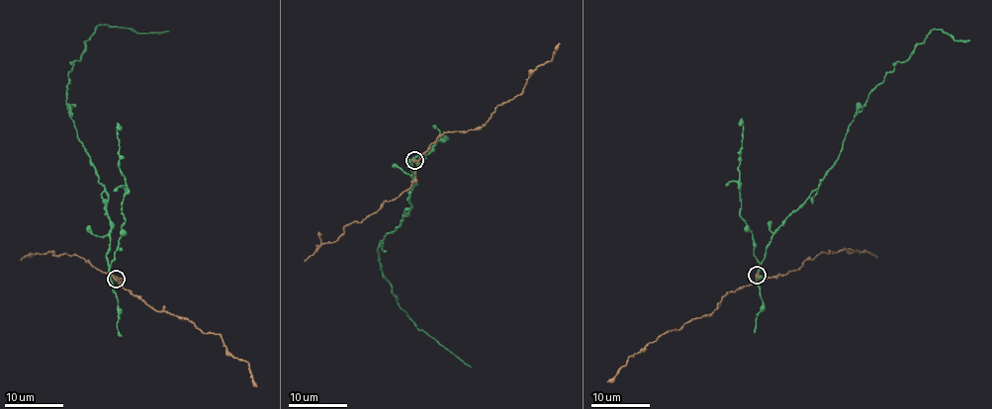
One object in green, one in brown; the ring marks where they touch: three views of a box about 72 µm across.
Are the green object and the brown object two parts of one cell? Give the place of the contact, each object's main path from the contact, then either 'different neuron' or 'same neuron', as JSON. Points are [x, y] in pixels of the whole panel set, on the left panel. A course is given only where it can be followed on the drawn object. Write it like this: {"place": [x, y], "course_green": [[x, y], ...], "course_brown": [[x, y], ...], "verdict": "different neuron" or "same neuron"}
{"place": [116, 279], "course_green": [[116, 280], [106, 257], [112, 222], [107, 192], [67, 111], [68, 74], [99, 25], [138, 33], [169, 31]], "course_brown": [[116, 280], [120, 286], [155, 310], [167, 310], [197, 328], [217, 333], [230, 354], [246, 362], [257, 386]], "verdict": "different neuron"}

